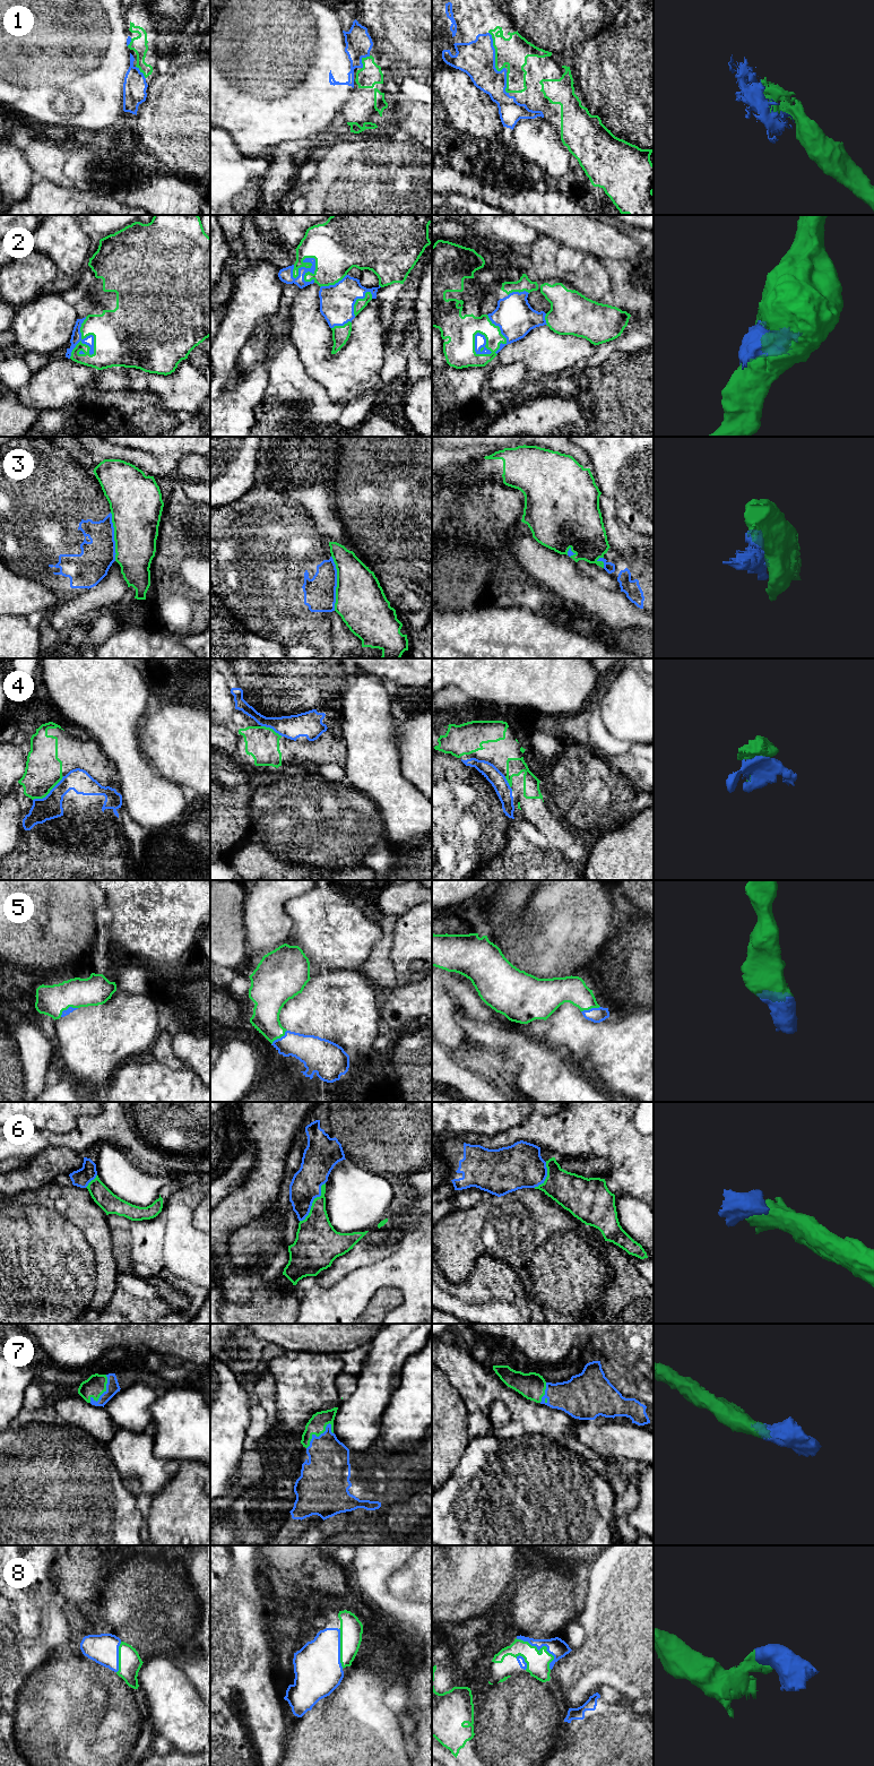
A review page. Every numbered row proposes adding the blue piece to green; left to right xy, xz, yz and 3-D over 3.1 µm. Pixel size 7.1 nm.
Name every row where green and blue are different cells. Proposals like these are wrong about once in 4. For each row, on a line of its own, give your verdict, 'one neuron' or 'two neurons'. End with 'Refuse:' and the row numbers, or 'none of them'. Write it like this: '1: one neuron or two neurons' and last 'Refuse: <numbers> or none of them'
1: one neuron
2: one neuron
3: two neurons
4: two neurons
5: one neuron
6: one neuron
7: one neuron
8: one neuron
Refuse: 3, 4

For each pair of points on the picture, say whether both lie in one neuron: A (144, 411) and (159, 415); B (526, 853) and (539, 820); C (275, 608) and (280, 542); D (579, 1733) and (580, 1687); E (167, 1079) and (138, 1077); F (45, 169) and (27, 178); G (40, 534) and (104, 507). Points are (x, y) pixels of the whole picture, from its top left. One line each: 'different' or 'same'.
A: same
B: different
C: same
D: different
E: same
F: different
G: same

